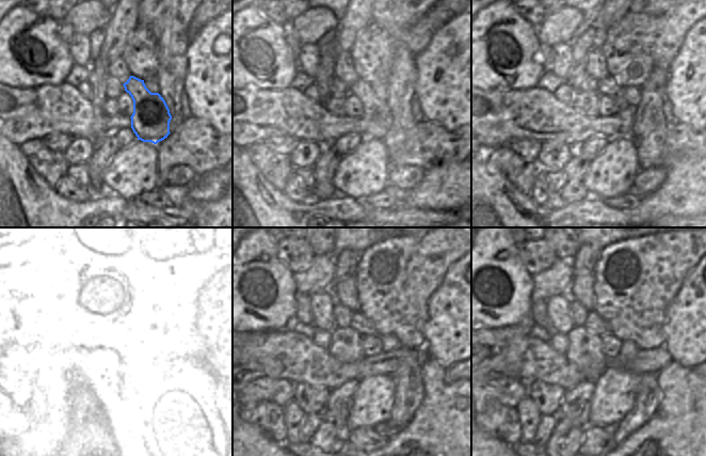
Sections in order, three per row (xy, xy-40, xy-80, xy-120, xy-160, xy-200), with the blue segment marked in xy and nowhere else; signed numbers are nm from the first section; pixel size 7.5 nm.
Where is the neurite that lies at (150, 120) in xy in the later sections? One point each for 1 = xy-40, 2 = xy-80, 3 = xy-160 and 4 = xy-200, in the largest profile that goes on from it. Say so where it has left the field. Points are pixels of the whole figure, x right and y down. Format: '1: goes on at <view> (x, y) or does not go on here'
1: goes on at xy-40 (384, 108)
2: goes on at xy-80 (607, 87)
3: goes on at xy-160 (365, 327)
4: goes on at xy-200 (593, 323)

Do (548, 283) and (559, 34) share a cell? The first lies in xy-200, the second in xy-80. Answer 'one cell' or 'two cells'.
one cell

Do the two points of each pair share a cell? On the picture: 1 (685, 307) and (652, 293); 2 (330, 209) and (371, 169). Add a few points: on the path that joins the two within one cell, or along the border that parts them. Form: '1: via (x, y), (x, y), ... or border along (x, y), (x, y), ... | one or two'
1: border along (682, 278), (682, 283), (667, 308), (662, 324) | two
2: border along (334, 197), (355, 197), (365, 200) | two

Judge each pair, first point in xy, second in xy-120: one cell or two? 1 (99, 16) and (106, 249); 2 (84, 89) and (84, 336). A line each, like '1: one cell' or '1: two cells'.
1: two cells
2: one cell

